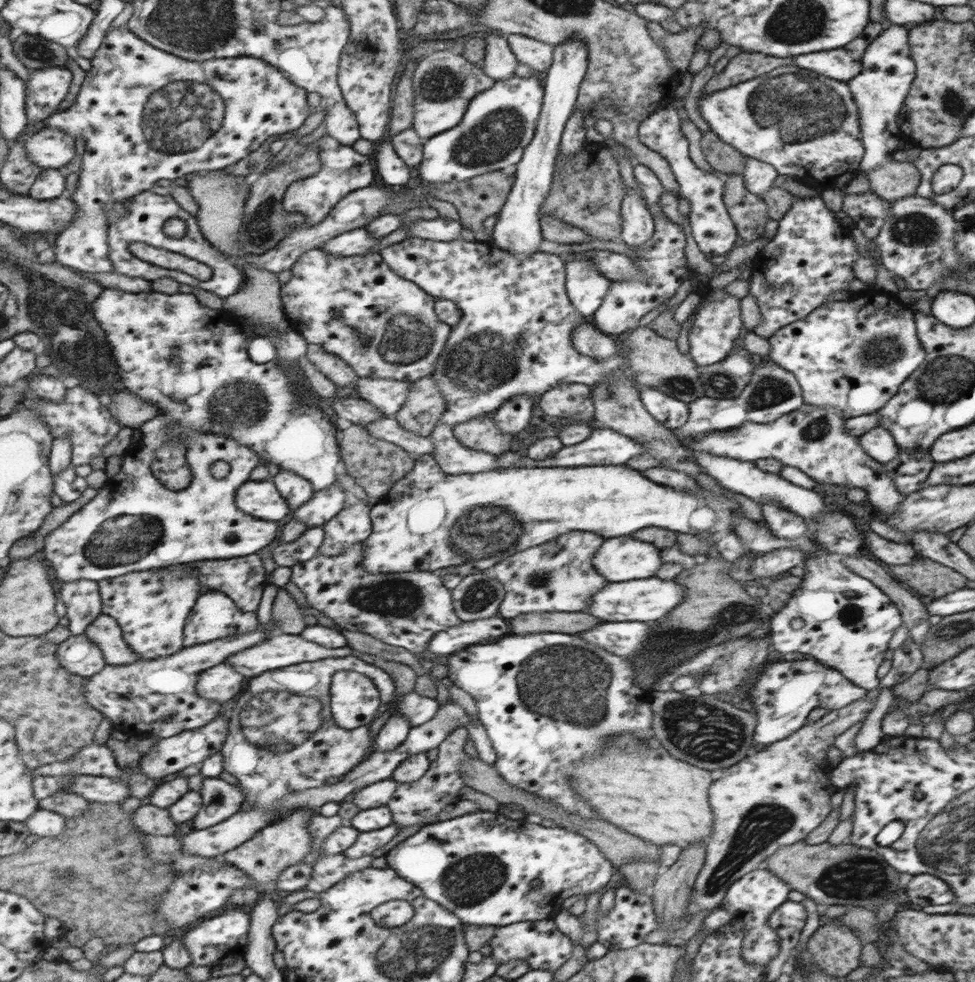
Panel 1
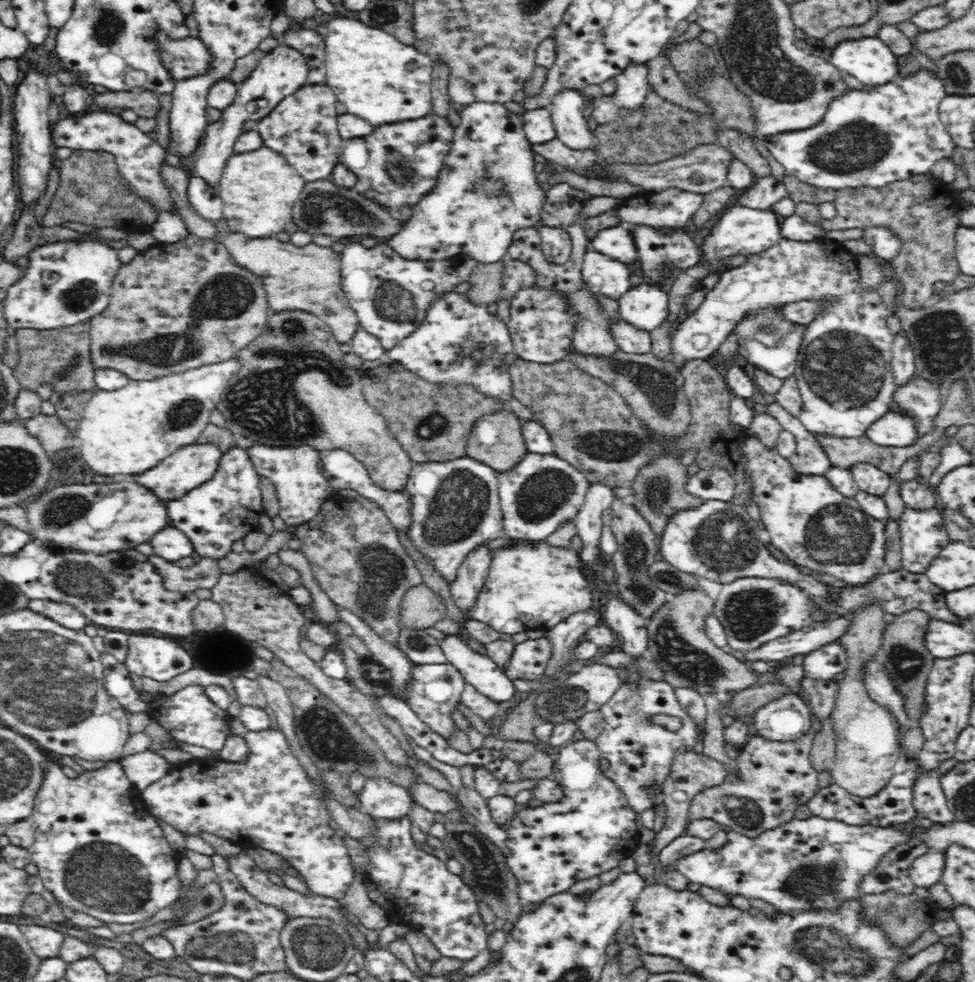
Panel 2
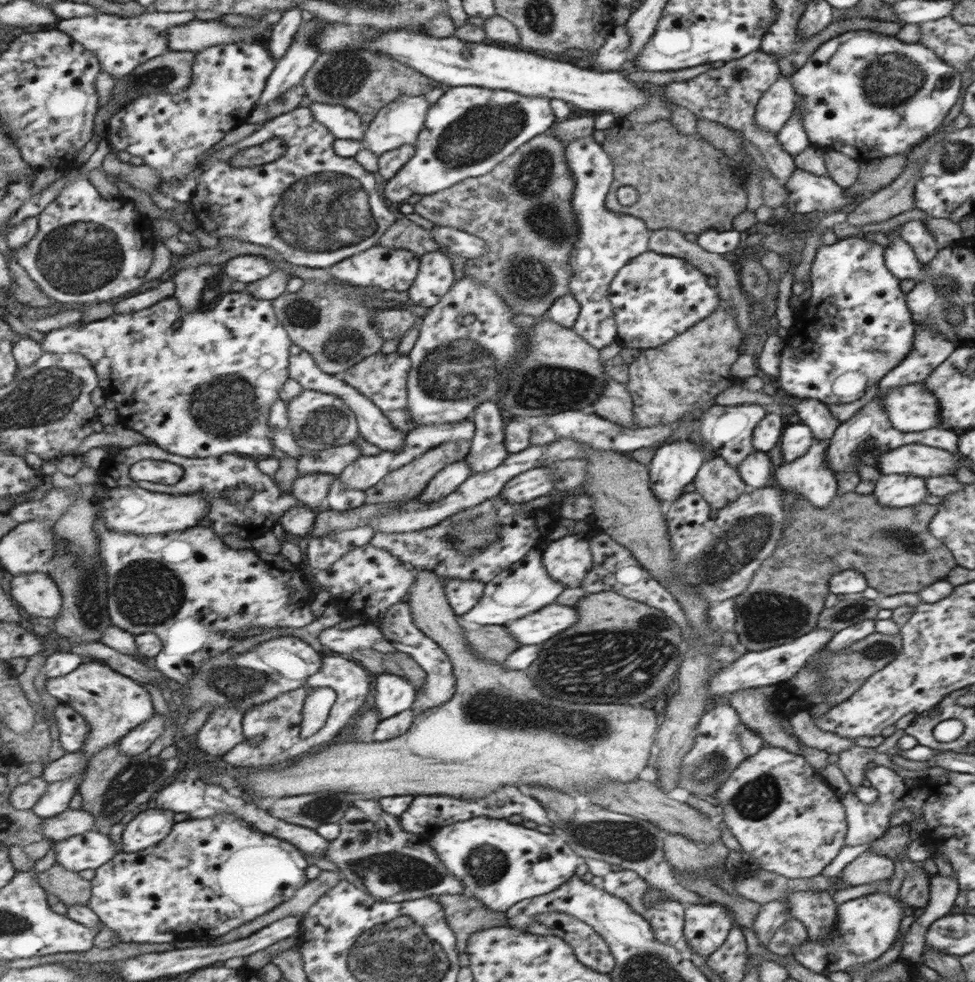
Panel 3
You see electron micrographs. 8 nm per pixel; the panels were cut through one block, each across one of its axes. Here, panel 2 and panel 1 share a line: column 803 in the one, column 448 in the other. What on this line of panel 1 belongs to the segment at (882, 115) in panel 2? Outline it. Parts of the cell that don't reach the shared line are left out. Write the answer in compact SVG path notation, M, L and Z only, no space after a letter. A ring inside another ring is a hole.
M513 74L509 79L495 82L492 88L471 100L457 127L432 136L423 143L422 159L416 166L415 176L429 185L441 182L450 184L486 172L518 166L524 148L532 142L533 135L536 134L536 123L542 111L541 96L544 96L544 90L541 90L541 84L535 78L519 78Z

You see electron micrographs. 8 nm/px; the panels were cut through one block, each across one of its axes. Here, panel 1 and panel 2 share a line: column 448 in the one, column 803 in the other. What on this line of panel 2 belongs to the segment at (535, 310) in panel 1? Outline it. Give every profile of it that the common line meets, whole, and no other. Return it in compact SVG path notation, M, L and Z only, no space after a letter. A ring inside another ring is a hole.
M820 238L816 241L795 241L780 239L766 251L752 255L739 267L728 268L718 282L705 294L699 308L682 317L670 334L671 348L668 355L680 370L689 360L706 359L731 332L752 312L764 307L778 307L803 300L816 301L820 308L814 321L802 336L801 351L794 376L802 397L802 410L798 420L809 432L818 435L854 438L865 434L873 422L890 410L895 393L890 366L891 346L895 335L890 334L886 324L891 314L876 290L869 290L861 284L857 257L847 251L841 242Z

